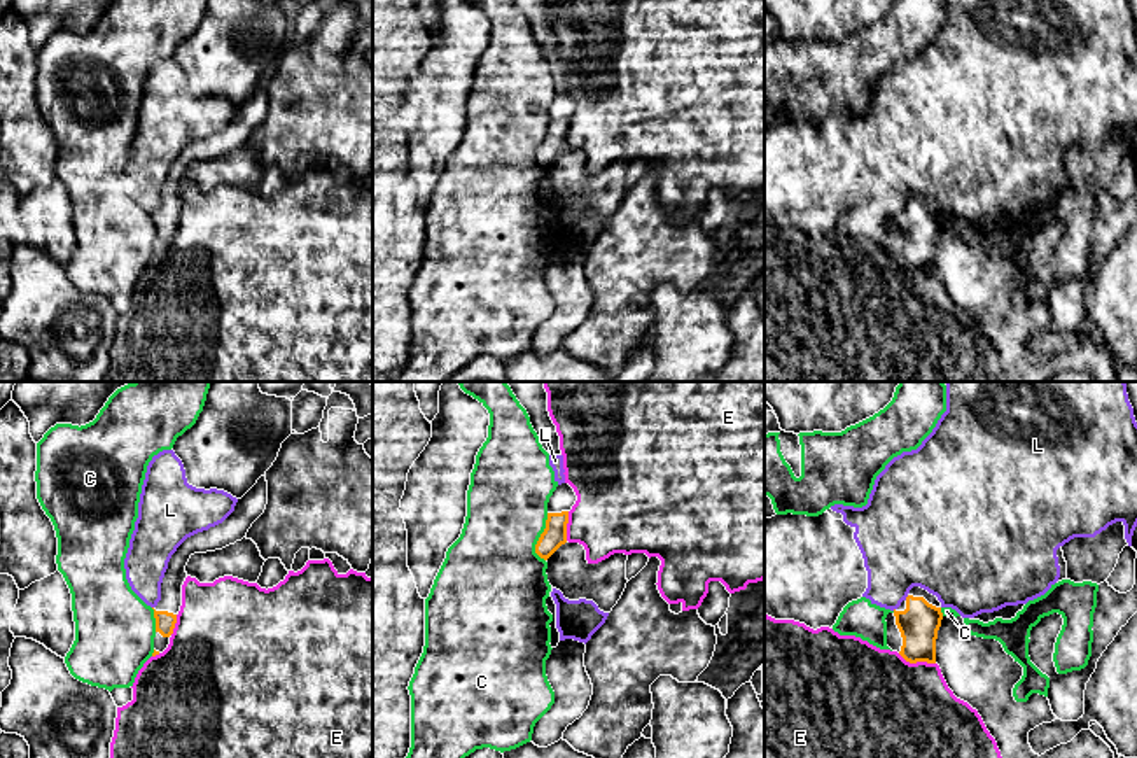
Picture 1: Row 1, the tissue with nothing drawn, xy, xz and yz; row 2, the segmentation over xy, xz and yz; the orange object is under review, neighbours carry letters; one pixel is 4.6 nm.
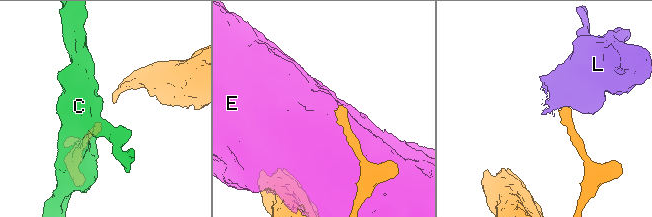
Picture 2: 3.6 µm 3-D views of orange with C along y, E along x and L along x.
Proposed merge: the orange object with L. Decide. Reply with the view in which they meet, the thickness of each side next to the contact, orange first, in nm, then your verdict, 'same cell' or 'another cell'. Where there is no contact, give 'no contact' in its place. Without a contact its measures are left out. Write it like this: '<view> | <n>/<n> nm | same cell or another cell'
yz | 190/400 nm | another cell

